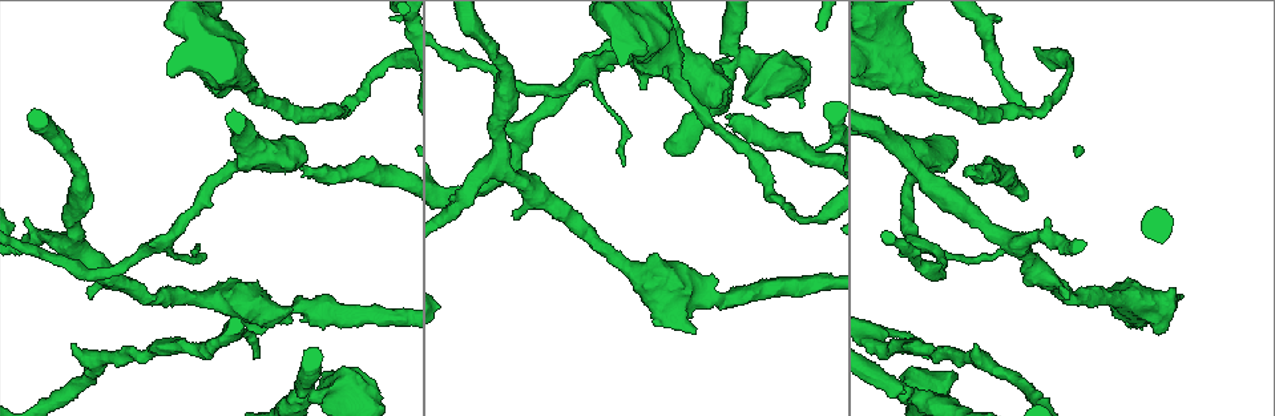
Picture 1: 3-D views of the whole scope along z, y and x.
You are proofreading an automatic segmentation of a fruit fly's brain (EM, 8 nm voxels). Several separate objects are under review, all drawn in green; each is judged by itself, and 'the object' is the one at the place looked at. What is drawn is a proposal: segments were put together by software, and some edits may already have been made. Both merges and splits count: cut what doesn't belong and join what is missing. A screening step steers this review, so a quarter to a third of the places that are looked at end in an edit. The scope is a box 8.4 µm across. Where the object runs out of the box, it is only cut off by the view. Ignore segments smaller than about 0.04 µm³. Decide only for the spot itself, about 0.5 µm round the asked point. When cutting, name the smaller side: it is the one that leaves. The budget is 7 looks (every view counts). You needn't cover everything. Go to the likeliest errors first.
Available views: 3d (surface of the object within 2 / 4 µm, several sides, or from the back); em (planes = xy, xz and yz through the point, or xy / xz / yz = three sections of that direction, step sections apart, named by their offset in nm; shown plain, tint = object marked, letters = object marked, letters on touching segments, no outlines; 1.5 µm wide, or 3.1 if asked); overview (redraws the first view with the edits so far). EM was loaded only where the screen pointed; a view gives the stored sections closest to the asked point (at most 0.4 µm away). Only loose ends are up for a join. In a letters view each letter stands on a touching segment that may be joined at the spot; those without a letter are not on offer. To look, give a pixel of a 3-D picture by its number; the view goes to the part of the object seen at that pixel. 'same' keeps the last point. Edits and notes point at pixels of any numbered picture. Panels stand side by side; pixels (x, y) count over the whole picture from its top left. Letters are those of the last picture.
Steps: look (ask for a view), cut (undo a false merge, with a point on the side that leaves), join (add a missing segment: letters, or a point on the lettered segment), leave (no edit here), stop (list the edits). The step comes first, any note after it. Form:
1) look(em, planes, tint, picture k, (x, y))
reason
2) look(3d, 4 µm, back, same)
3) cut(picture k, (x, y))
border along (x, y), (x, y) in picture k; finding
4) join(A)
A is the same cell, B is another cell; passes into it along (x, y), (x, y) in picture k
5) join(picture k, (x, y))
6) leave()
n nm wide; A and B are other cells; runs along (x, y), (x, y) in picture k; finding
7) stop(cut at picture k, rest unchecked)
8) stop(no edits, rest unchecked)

look(3d, 4 µm, picture 1, (930, 358))
tapers out

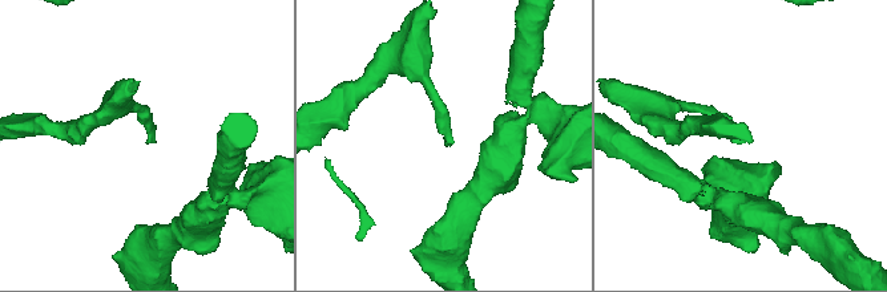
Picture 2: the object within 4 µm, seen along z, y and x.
look(em, planes, tint, picture 2, (447, 144))
shape alone is not enough

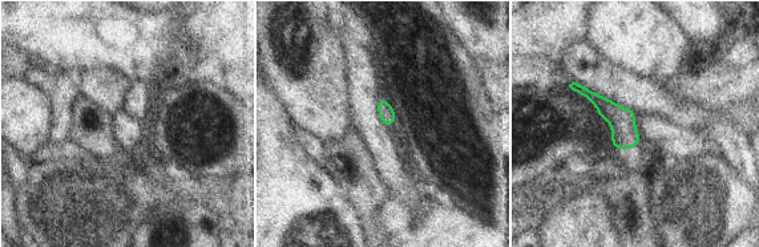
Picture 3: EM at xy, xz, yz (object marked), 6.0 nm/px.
look(em, planes, letters, same)

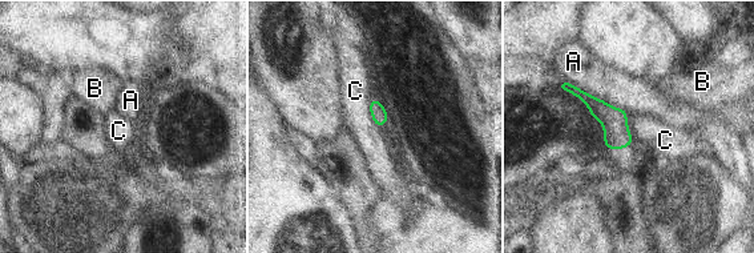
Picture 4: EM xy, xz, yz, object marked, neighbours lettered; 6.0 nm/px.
leave()
A touches over 440 nm; A, B and C are other cells; no lettered segment goes on from it

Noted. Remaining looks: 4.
look(em, xy, step 4, letters, picture 1, (516, 217))
free end

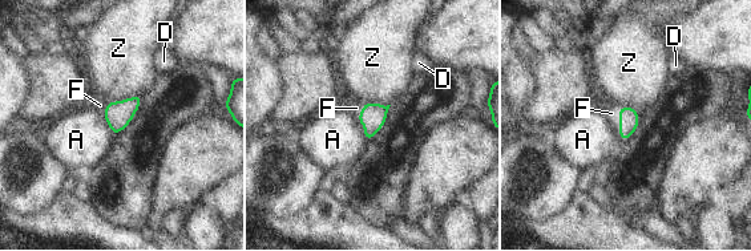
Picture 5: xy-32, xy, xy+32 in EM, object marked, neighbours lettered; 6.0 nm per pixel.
look(em, planes, letters, same)
cut it another way

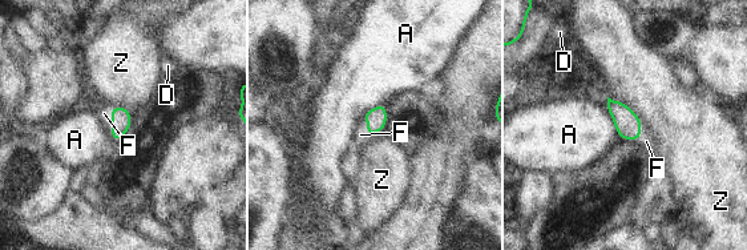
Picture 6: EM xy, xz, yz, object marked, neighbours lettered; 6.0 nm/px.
join(F)
F is the same cell, A, D and Z are other cells; passes into it along (121, 121), (112, 125), (104, 113) in picture 6; it goes on there

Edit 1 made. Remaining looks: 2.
stop(join at picture 6, rest unchecked)

